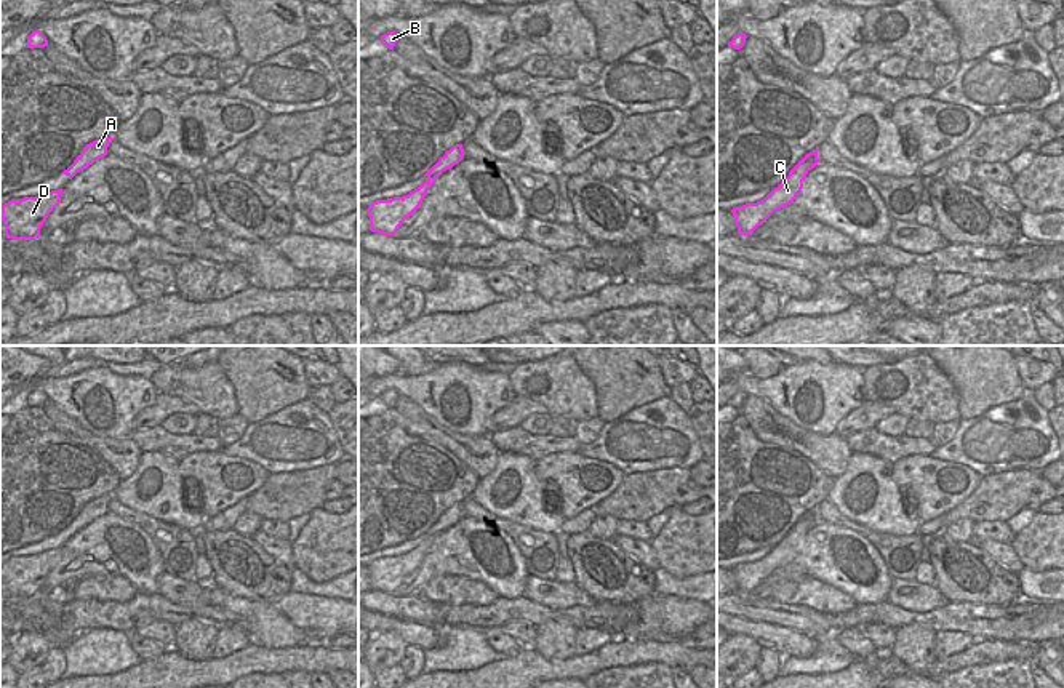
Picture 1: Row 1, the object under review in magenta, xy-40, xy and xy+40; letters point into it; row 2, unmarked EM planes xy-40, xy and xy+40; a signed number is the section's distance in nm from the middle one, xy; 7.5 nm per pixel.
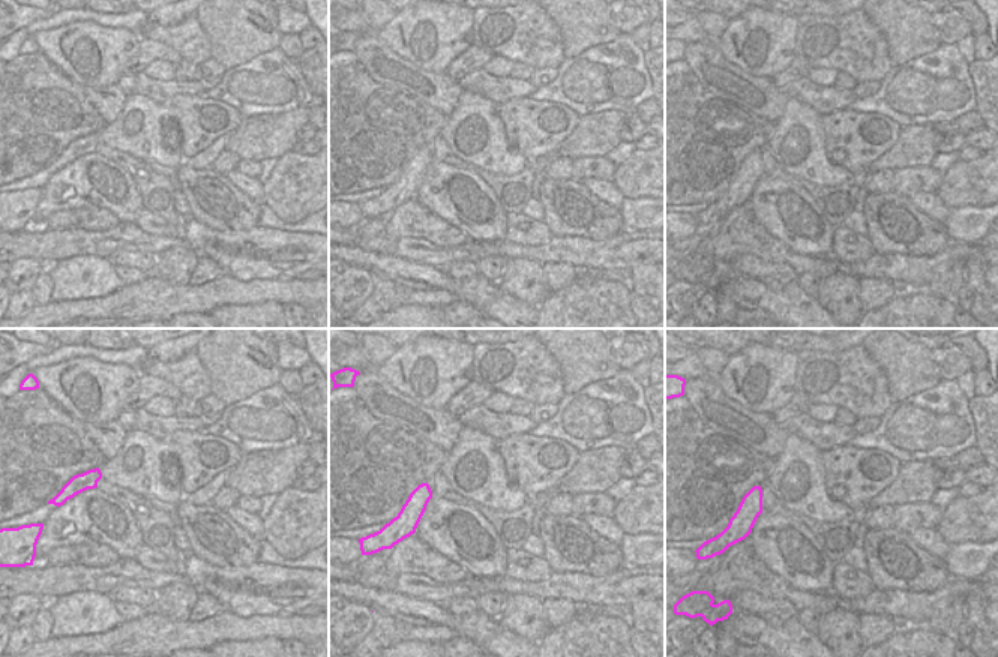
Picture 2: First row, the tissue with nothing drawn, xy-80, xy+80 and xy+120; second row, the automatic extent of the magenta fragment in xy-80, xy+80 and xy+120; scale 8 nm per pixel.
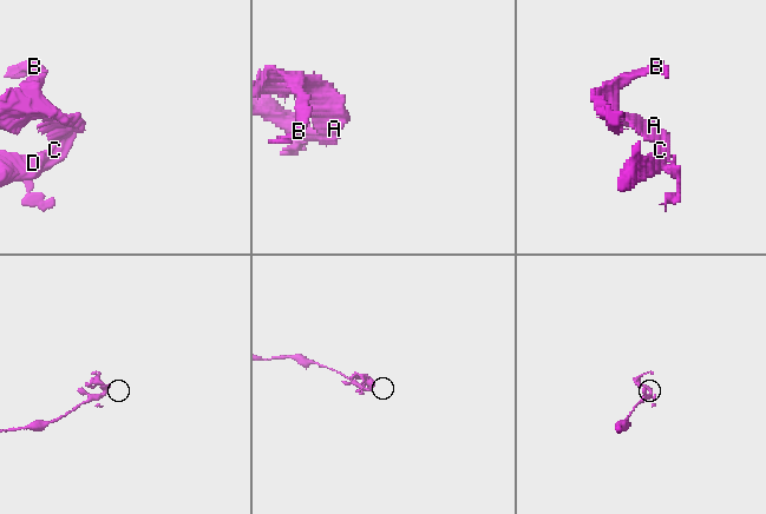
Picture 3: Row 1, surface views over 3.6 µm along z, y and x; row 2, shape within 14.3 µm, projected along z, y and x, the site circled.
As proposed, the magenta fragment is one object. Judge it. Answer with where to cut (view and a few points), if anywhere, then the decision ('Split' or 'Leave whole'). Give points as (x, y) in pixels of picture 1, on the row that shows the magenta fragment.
Split along xy+40 (815, 165), (804, 164), (789, 175). Split

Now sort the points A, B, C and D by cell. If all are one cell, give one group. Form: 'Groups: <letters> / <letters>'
Groups: A B / C D

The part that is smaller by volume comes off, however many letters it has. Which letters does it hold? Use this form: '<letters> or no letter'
A, B

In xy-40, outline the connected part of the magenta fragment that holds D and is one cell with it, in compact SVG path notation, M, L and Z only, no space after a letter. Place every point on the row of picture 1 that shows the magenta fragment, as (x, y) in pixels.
M62 189L38 197L10 200L0 206L5 237L13 240L35 240L48 214L59 205Z

